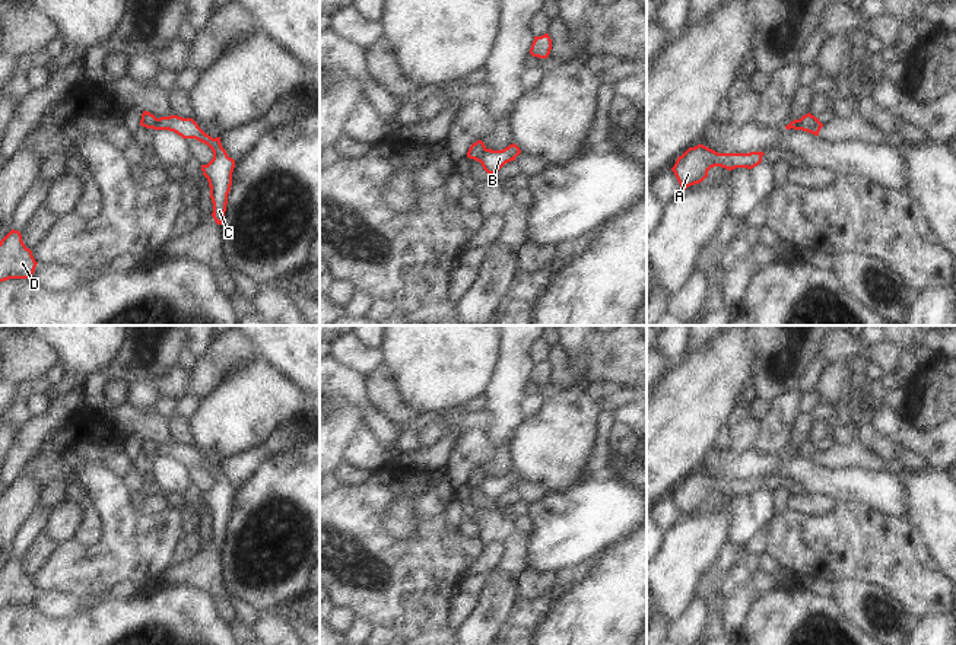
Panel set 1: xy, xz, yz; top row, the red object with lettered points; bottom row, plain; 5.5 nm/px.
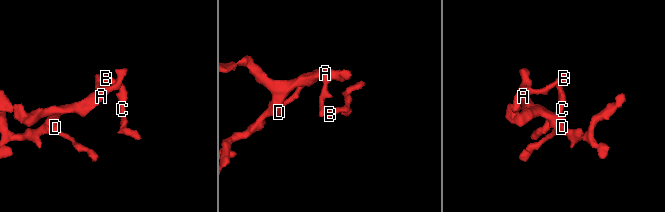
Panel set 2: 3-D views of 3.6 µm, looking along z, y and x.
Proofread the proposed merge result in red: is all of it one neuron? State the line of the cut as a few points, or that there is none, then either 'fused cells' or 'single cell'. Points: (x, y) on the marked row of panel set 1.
xz (486, 149), (479, 161) | fused cells

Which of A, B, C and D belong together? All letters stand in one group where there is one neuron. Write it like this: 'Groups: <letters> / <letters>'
Groups: A D / B C

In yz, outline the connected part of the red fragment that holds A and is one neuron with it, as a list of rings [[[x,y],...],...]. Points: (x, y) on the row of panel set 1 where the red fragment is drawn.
[[[698,144],[679,156],[671,171],[682,190],[686,190],[690,185],[702,182],[708,177],[708,171],[714,166],[728,171],[736,168],[752,169],[762,162],[763,155],[763,152],[718,153],[703,144]]]

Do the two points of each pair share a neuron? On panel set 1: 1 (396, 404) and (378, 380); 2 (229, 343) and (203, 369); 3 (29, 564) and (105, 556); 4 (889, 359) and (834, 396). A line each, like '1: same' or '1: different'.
1: same
2: same
3: different
4: different

